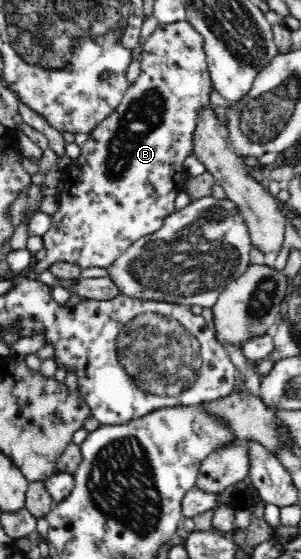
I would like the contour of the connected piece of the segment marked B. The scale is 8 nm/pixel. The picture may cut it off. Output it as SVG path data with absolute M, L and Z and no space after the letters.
M186 19L177 21L170 24L158 24L156 29L147 37L143 43L143 52L140 65L140 75L134 83L129 85L127 91L124 93L124 97L120 105L115 111L104 119L104 122L100 123L92 133L88 134L88 139L81 146L80 156L72 161L72 165L66 166L62 169L63 185L55 196L58 202L58 210L52 217L52 225L50 229L44 233L43 243L45 245L46 255L44 259L39 262L34 261L29 264L27 270L28 278L34 278L39 280L39 276L42 272L49 270L49 267L53 263L68 262L81 269L88 269L88 267L102 267L107 269L130 247L137 239L144 238L147 235L154 234L162 227L164 217L170 215L175 210L175 196L178 192L184 189L189 173L184 167L184 159L188 155L193 153L193 138L196 135L196 127L198 127L198 121L200 121L200 115L202 111L206 111L206 108L211 107L210 97L213 92L213 84L207 69L206 52L204 52L204 38L200 35L199 31Z

